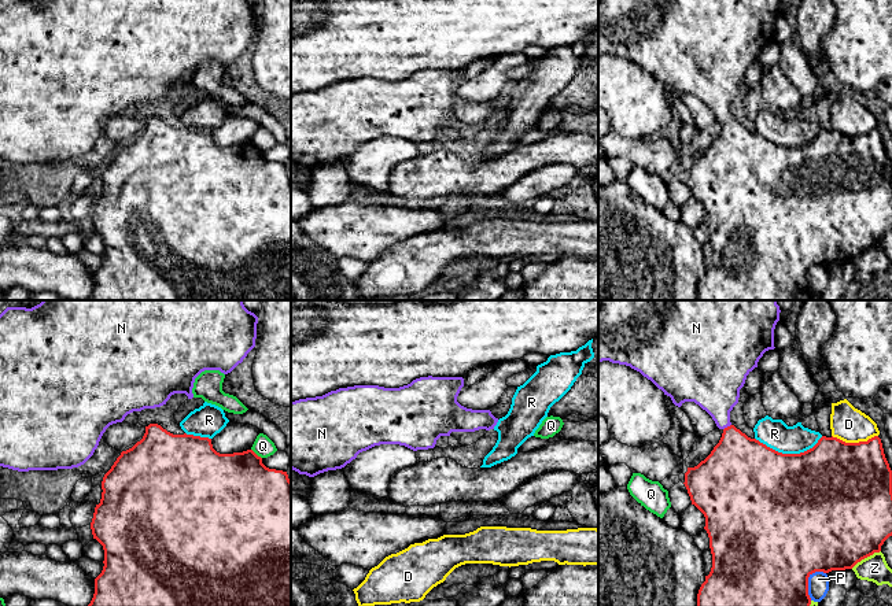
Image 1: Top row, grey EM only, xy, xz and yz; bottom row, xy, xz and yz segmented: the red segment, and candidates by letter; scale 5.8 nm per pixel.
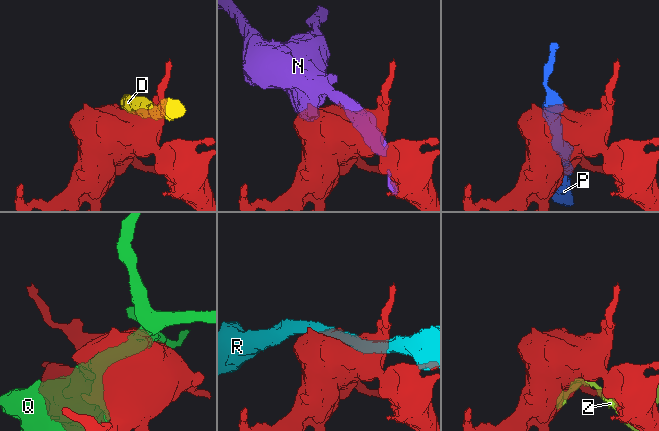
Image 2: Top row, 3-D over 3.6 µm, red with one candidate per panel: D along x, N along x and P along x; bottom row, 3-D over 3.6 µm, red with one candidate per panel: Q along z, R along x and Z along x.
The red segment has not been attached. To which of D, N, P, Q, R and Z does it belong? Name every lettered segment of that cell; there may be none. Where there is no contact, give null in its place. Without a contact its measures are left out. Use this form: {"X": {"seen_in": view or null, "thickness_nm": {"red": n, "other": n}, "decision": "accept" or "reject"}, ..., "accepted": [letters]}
{"D": {"seen_in": "yz", "thickness_nm": {"red": 500, "other": 200}, "decision": "reject"}, "N": {"seen_in": "yz", "thickness_nm": {"red": 380, "other": 280}, "decision": "accept"}, "P": {"seen_in": "yz", "thickness_nm": {"red": 500, "other": 130}, "decision": "reject"}, "Q": {"seen_in": "xy", "thickness_nm": {"red": 460, "other": 120}, "decision": "reject"}, "R": {"seen_in": "yz", "thickness_nm": {"red": 500, "other": 170}, "decision": "reject"}, "Z": {"seen_in": "yz", "thickness_nm": {"red": 500, "other": 160}, "decision": "reject"}, "accepted": ["N"]}

